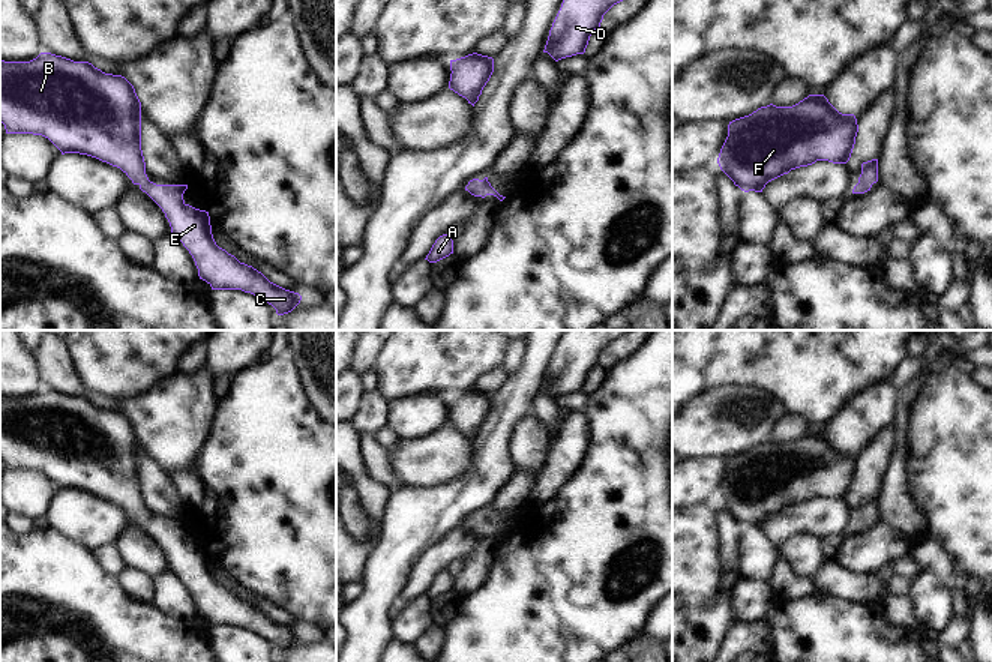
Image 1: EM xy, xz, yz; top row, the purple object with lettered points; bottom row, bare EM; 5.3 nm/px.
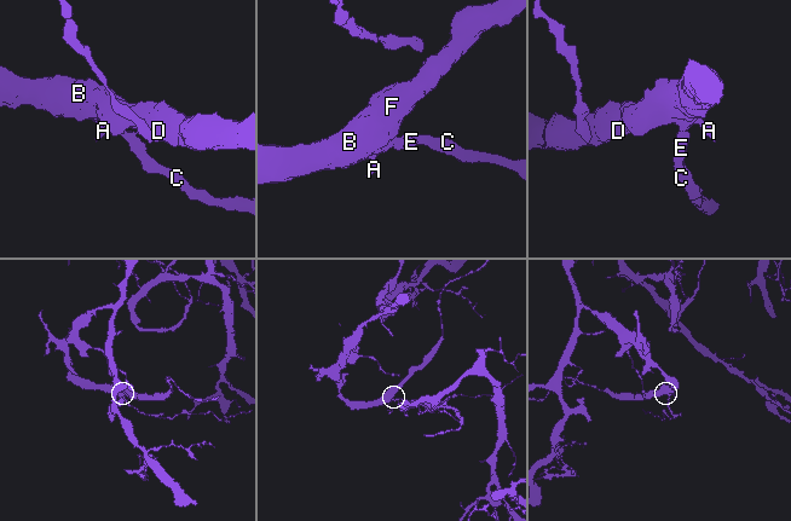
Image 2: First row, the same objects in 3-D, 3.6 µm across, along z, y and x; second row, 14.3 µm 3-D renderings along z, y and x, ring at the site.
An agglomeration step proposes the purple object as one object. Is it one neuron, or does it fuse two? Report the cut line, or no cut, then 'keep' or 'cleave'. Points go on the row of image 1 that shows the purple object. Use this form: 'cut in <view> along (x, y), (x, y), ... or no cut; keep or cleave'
no cut; keep

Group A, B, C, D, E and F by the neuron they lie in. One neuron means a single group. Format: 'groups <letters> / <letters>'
groups A B C D E F

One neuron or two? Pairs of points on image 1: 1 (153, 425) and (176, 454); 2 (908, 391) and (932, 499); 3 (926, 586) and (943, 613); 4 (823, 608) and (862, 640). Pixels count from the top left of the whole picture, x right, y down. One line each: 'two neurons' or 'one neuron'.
1: one neuron
2: two neurons
3: one neuron
4: one neuron

